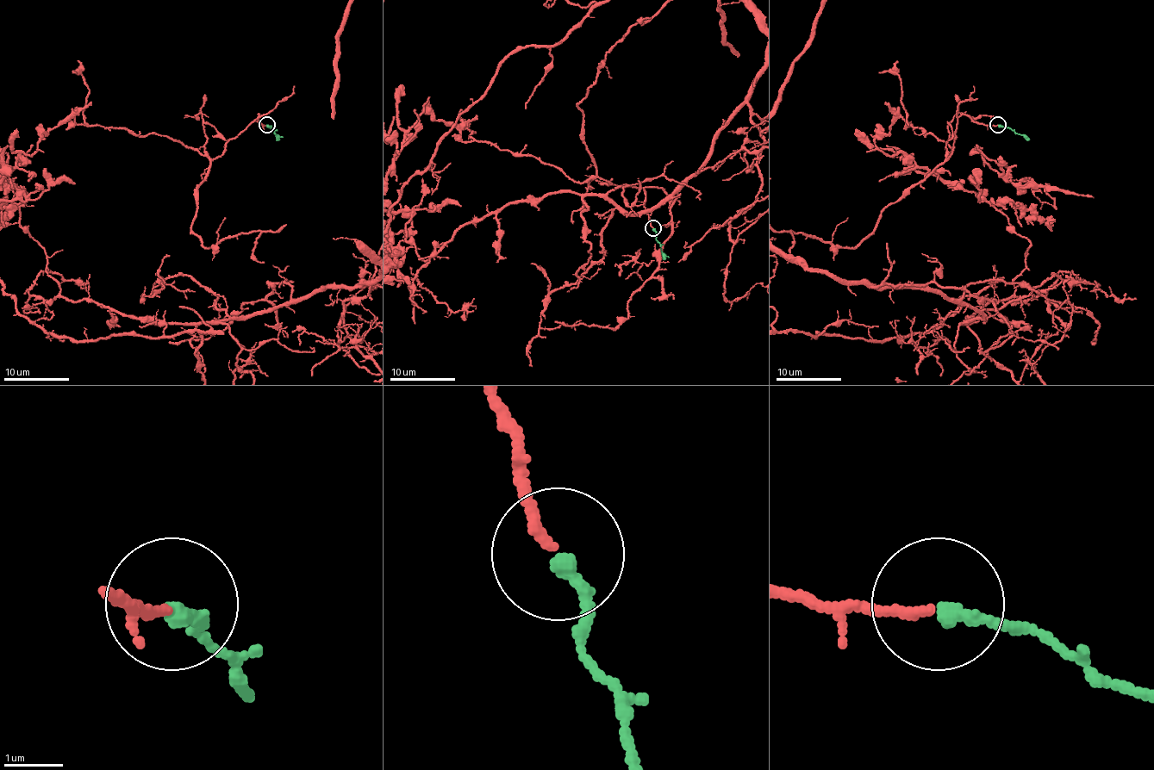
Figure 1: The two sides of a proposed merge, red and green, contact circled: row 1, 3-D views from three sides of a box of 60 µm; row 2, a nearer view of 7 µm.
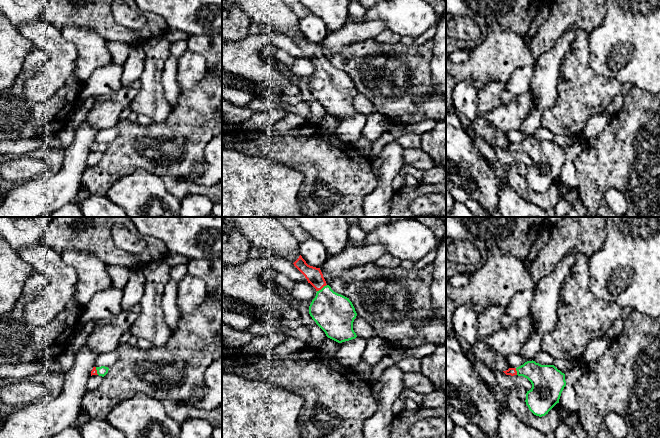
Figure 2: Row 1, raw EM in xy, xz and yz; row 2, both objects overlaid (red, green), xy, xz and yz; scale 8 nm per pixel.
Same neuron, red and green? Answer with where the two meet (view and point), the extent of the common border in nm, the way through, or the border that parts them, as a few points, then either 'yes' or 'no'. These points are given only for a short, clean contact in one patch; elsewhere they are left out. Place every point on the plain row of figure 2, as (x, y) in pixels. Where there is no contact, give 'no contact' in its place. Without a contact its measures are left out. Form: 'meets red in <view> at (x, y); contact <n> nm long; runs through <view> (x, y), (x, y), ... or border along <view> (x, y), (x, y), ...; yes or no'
meets red in xz at (321, 64); contact 100 nm long; runs through xz (314, 52), (321, 64), (327, 82), (334, 89); yes

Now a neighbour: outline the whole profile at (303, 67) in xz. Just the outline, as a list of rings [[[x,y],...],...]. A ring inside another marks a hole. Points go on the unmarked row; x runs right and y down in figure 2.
[[[296,58],[290,69],[297,77],[312,77],[317,67],[308,58]]]

